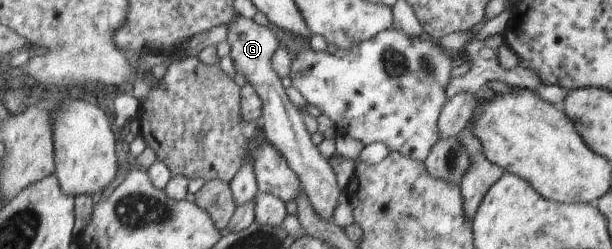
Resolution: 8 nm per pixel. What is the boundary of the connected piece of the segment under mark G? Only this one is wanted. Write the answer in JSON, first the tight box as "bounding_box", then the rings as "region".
{"bounding_box":[227,17,339,221],"region":[[[238,17],[232,24],[229,24],[227,40],[231,43],[230,57],[235,64],[236,71],[255,87],[255,91],[263,99],[264,115],[261,127],[265,131],[267,139],[279,149],[279,153],[298,173],[302,187],[309,195],[313,211],[325,221],[332,220],[331,215],[337,205],[339,193],[335,175],[328,165],[328,161],[321,157],[316,145],[313,145],[312,135],[305,127],[304,113],[291,103],[287,91],[273,67],[273,55],[277,49],[280,49],[279,37],[275,35],[275,31],[271,27],[260,27],[253,19]]]}

